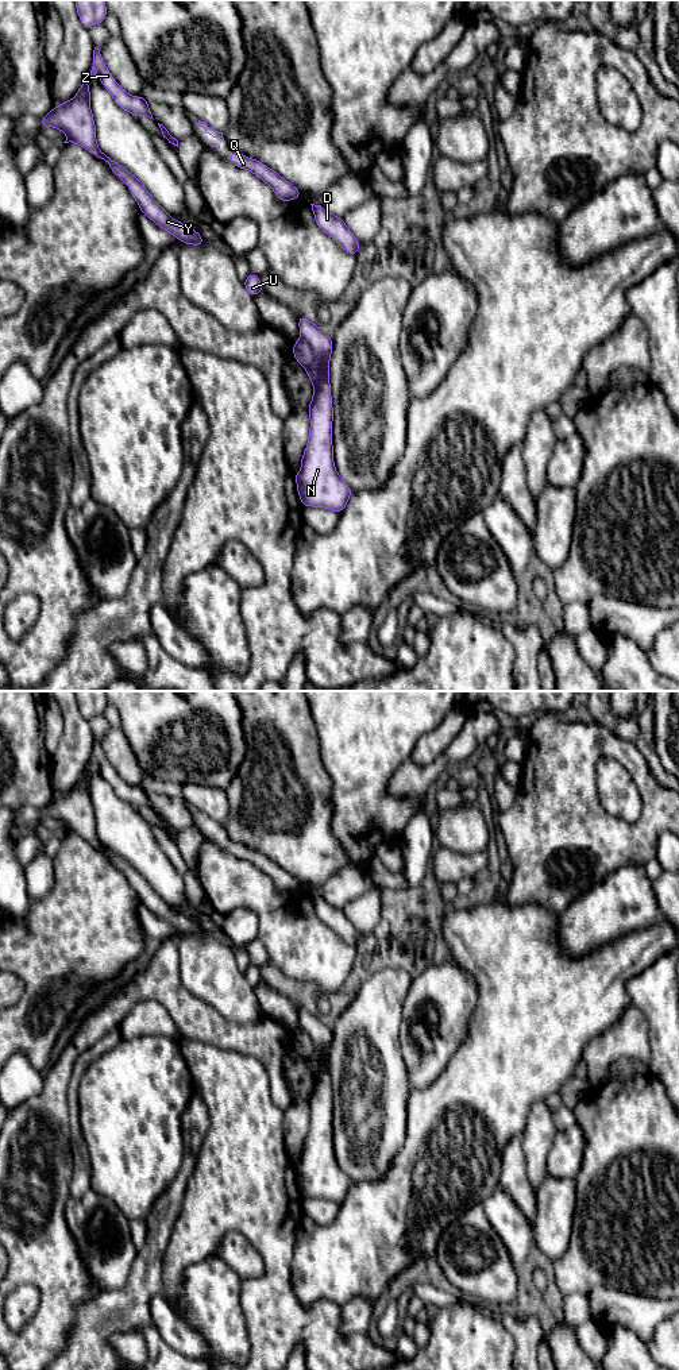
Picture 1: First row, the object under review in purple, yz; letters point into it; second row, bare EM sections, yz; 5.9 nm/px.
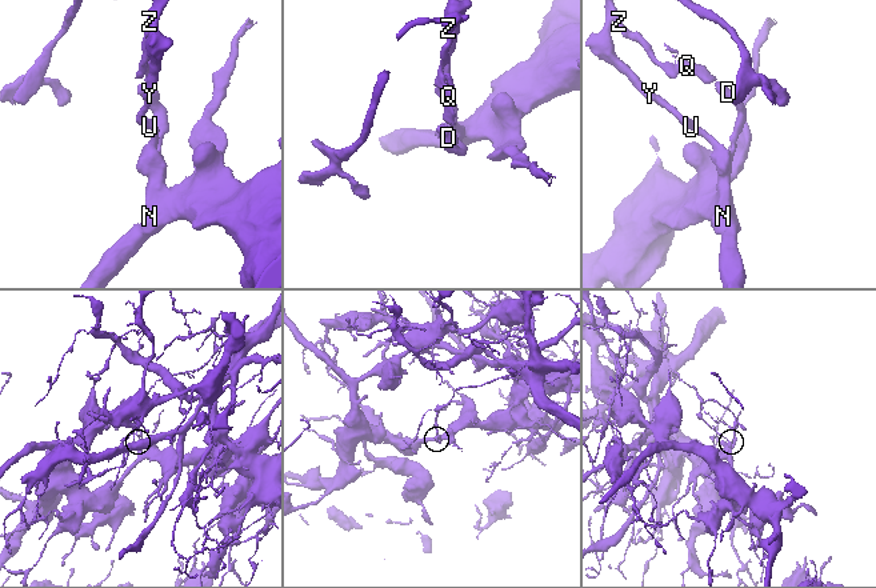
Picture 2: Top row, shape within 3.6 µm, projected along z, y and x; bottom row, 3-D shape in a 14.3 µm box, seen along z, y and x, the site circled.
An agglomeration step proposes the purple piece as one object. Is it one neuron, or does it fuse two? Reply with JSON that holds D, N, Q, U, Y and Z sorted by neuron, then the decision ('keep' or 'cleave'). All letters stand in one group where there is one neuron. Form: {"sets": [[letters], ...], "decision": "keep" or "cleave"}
{"sets": [["D", "N"], ["Q", "U", "Y", "Z"]], "decision": "cleave"}

